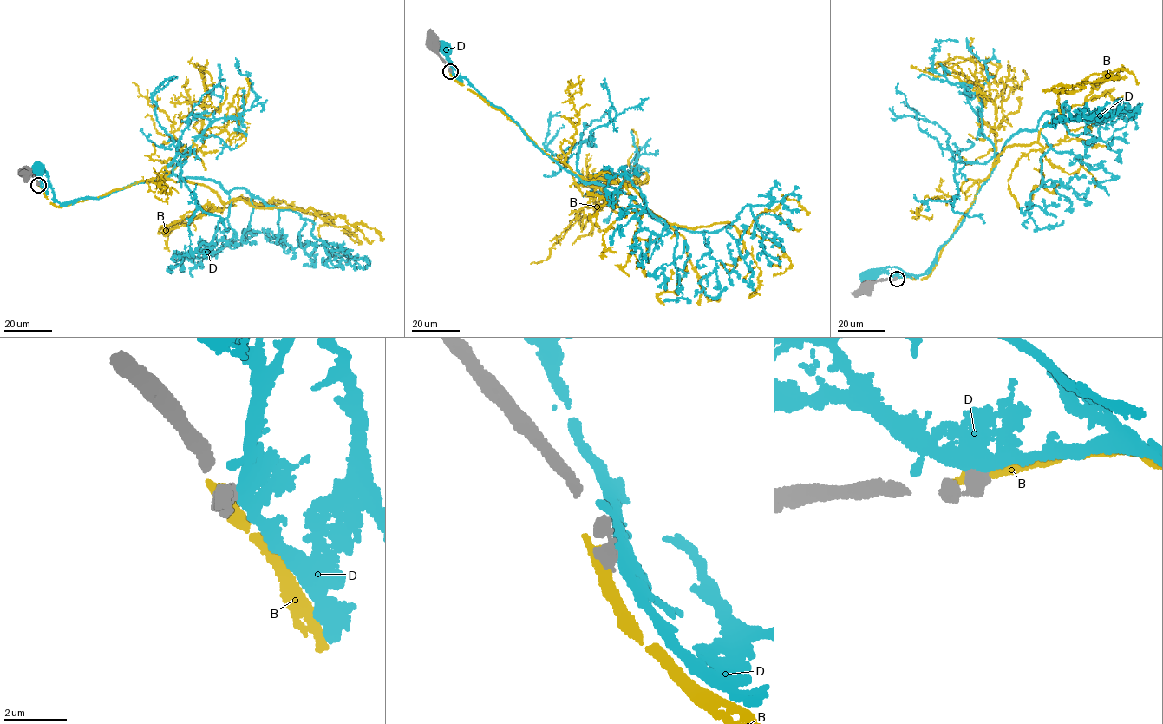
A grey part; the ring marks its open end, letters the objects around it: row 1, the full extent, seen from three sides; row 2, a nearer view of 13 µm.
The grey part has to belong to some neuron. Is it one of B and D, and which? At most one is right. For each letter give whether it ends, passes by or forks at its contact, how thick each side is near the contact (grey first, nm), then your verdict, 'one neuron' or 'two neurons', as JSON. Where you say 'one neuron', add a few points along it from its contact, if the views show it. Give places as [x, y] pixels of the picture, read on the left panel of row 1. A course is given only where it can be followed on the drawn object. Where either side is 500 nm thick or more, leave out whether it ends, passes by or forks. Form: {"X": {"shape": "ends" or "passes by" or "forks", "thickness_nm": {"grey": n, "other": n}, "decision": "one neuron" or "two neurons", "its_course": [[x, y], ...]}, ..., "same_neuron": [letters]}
{"B": {"thickness_nm": {"grey": 500, "other": 440}, "decision": "two neurons"}, "D": {"thickness_nm": {"grey": 500, "other": 500}, "decision": "two neurons"}, "same_neuron": []}

